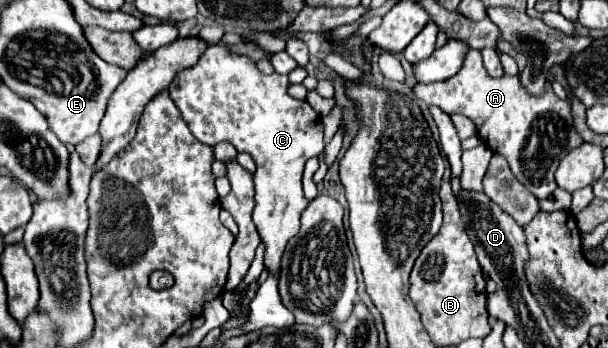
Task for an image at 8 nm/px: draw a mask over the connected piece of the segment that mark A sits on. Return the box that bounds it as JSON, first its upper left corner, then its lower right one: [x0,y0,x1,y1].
[413,50,583,198]

